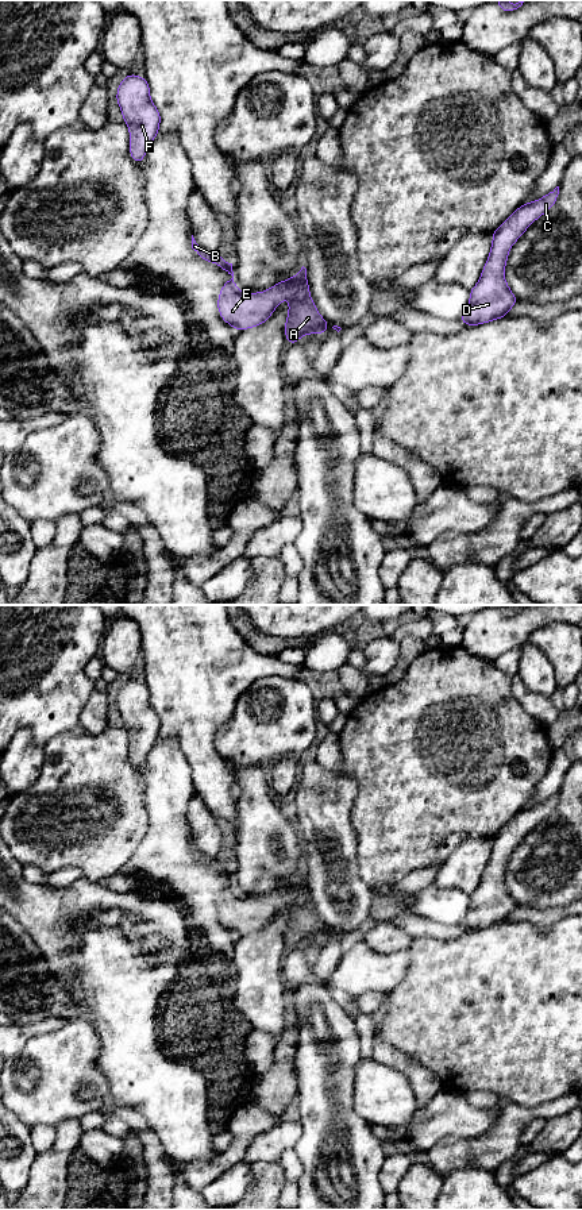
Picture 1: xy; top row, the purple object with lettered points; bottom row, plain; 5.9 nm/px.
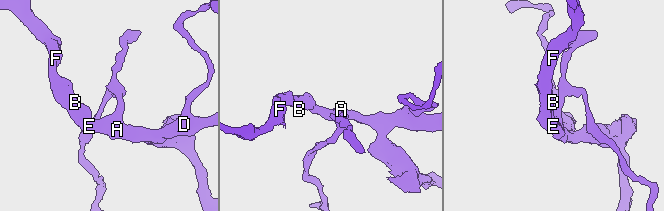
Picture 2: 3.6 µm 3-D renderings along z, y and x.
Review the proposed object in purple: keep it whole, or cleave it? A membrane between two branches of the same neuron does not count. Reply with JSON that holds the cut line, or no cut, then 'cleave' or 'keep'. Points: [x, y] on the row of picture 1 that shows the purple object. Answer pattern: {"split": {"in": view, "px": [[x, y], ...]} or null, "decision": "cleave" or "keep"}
{"split": null, "decision": "keep"}

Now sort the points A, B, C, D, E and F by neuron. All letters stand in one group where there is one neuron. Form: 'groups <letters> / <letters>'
groups A B C D E F

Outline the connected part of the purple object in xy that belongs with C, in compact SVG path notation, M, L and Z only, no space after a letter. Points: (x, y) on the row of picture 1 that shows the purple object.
M559 186L533 203L525 203L492 234L489 258L479 281L470 290L469 307L459 317L460 321L467 325L489 323L506 316L517 302L504 275L509 248L537 217L556 203L558 194Z

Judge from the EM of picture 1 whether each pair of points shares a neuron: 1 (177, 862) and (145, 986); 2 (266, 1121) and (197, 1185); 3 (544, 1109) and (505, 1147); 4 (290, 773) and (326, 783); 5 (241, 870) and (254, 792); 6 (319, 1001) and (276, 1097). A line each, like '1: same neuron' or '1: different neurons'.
1: different neurons
2: same neuron
3: same neuron
4: different neurons
5: same neuron
6: different neurons

